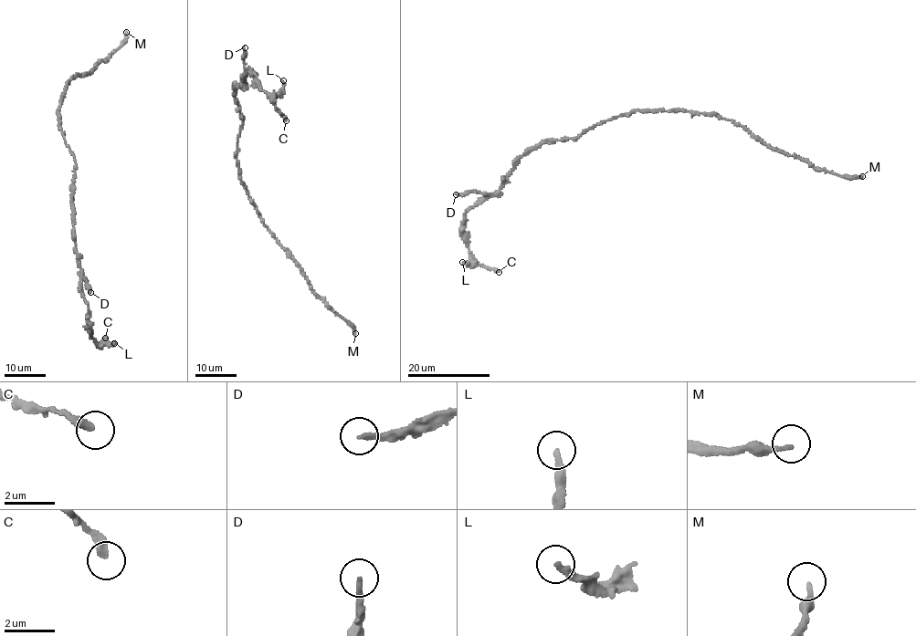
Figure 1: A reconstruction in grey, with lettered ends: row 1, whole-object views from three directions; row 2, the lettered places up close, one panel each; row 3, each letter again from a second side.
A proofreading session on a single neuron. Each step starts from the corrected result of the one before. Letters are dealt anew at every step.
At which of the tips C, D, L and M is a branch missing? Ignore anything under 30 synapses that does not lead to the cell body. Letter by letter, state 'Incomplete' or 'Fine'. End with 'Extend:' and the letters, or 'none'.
C: Fine
D: Incomplete
L: Fine
M: Fine
Extend: D

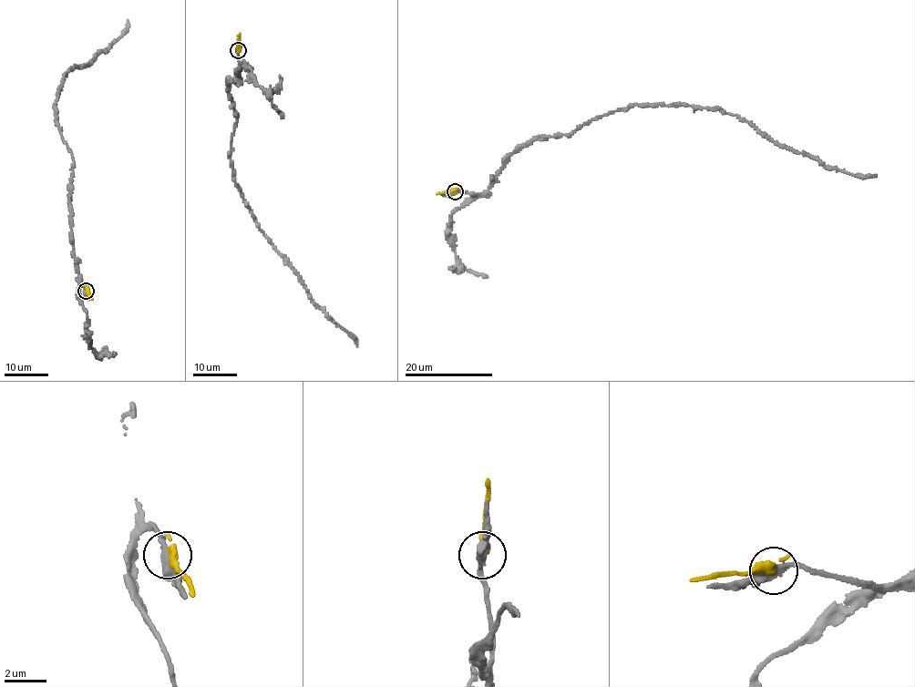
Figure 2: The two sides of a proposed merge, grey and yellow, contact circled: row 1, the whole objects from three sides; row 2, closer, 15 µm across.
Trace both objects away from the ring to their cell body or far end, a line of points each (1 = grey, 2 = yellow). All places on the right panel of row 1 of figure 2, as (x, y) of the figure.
1: (456, 192), (482, 194), (504, 161), (539, 138), (663, 103), (735, 114), (826, 166), (876, 175)
2: (456, 192), (437, 194)

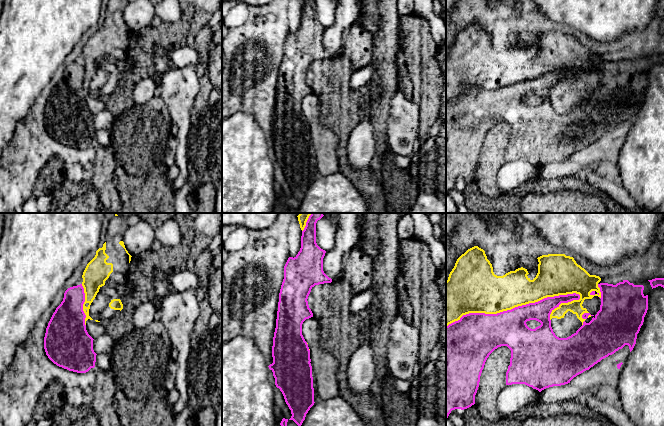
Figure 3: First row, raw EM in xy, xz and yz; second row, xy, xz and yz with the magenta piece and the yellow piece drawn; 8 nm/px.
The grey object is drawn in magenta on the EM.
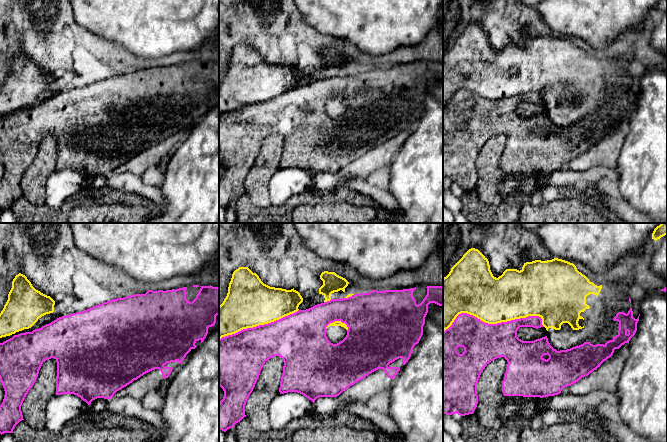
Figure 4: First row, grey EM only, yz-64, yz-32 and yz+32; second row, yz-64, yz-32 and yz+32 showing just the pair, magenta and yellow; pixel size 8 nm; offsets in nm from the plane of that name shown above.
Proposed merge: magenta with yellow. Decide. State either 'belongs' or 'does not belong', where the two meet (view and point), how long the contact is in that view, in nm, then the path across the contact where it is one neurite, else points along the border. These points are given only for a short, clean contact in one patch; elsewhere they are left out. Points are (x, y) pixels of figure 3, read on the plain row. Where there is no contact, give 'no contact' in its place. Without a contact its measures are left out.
does not belong; contact yz (513, 84); length 1100 nm

